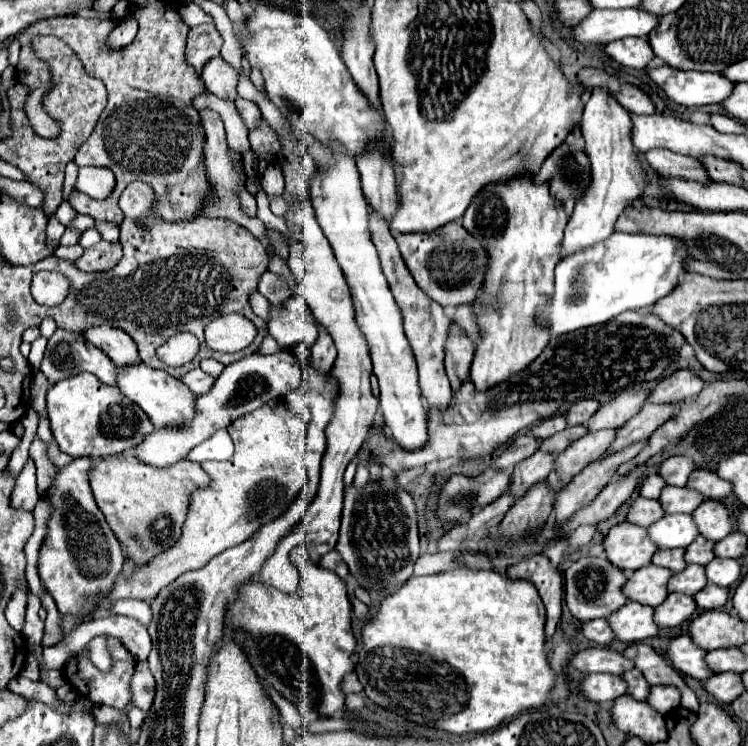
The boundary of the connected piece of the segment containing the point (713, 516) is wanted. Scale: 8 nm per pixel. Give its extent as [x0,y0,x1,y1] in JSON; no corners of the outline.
[692,500,732,540]

